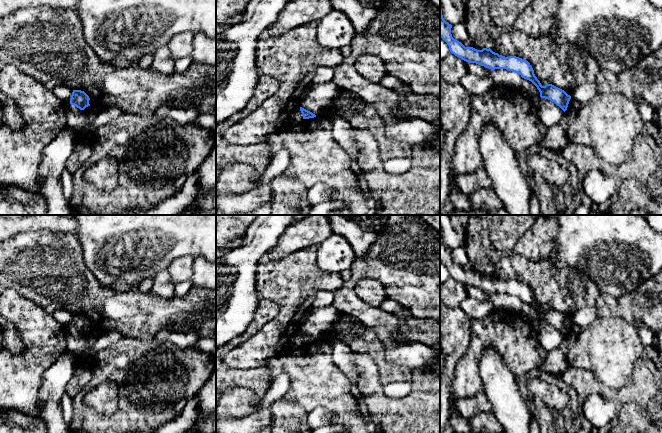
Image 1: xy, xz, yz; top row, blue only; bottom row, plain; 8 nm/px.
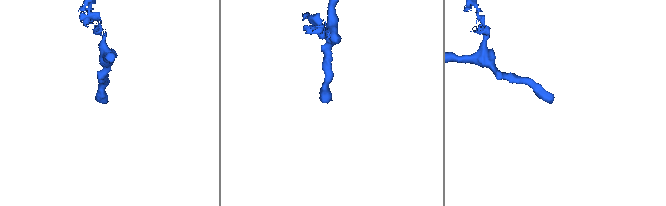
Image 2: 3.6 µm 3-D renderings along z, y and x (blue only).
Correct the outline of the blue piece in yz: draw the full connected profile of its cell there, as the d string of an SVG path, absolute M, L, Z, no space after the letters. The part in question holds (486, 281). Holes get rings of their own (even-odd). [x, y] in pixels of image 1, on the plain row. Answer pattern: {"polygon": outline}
{"polygon": "M440 227L440 262L447 267L452 278L466 286L476 287L492 294L506 293L518 297L522 302L531 305L537 311L541 322L554 326L564 336L567 334L571 320L552 308L542 310L528 285L516 280L505 281L499 279L490 272L477 274L473 271L465 271L461 266L452 261L451 252L452 249L443 242Z"}

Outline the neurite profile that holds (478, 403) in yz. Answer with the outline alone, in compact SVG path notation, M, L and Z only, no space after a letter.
M484 391L470 398L455 398L450 413L470 419L479 412L492 412L492 406Z

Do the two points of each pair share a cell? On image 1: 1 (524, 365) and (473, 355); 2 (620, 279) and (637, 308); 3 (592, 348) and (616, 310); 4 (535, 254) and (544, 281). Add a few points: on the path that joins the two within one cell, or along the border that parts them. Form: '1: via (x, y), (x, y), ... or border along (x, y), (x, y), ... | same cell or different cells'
1: via (511, 352), (500, 341), (484, 342) | same cell
2: border along (648, 280), (634, 290), (617, 297), (604, 293) | different cells
3: border along (598, 317), (621, 317), (632, 326) | different cells
4: border along (515, 253), (532, 261), (542, 261), (550, 258) | different cells

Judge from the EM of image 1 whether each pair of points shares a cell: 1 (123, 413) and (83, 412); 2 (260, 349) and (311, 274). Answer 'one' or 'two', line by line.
1: one
2: one

